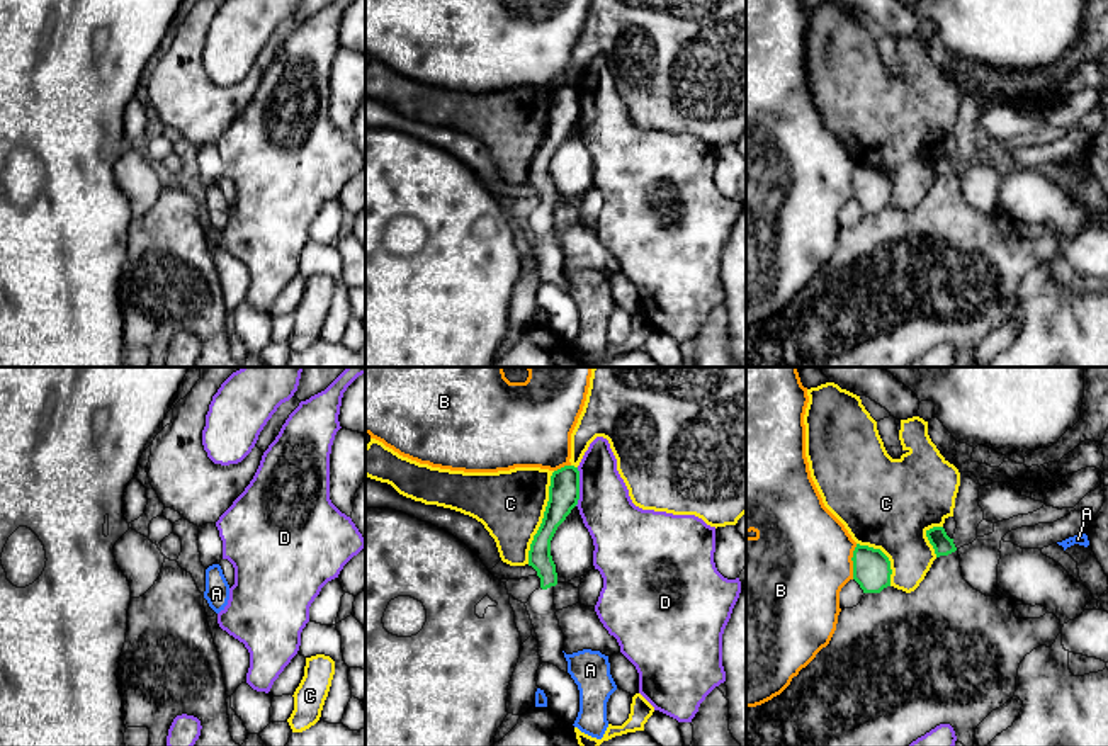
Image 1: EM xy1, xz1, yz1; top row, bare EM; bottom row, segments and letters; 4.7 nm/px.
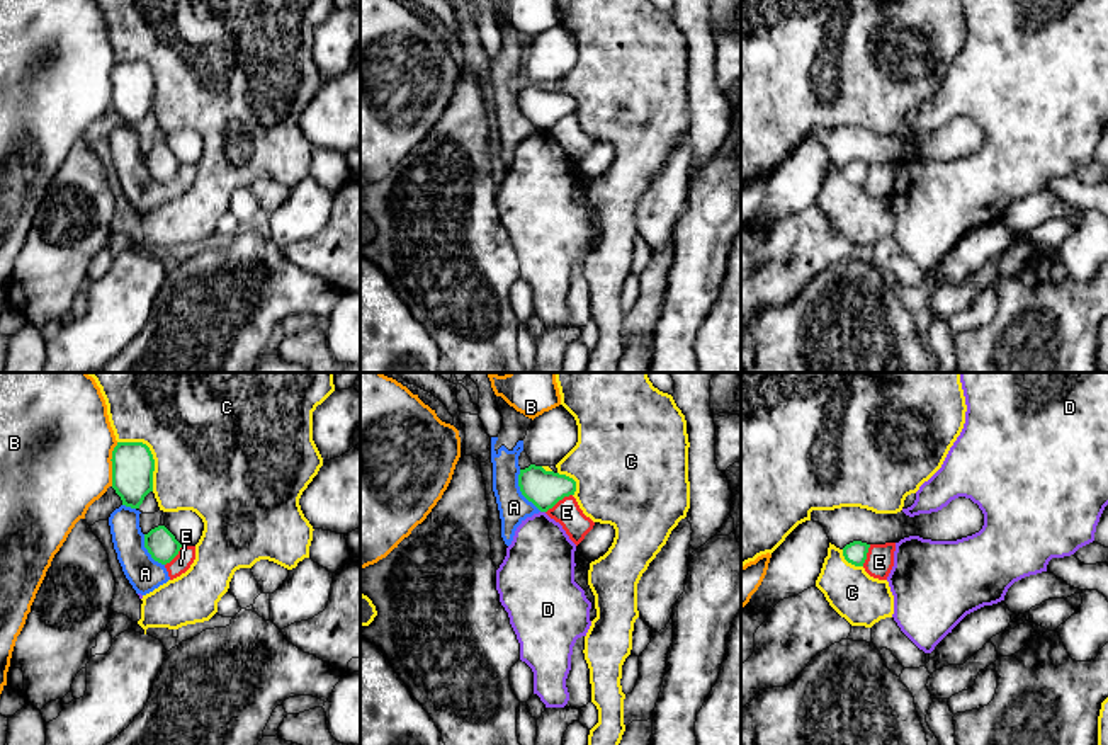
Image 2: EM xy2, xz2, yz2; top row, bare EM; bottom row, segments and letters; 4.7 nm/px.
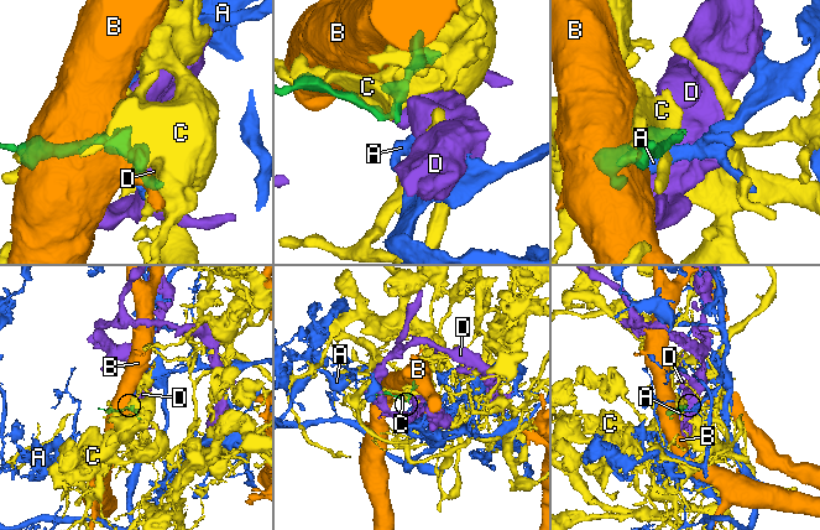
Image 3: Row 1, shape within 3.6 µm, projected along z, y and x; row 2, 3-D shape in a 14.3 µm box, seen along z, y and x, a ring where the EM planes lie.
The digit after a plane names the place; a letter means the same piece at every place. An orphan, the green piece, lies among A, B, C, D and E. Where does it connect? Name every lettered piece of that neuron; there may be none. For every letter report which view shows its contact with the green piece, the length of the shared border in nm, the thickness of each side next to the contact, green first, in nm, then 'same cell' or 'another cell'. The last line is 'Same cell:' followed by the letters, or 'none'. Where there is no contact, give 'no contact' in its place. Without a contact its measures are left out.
A: contact in xz2; length 220 nm; calibres 180 and 150 nm; another cell
B: contact in xy2; length 220 nm; calibres 200 and 480 nm; another cell
C: contact in xz1; length 460 nm; calibres 140 and 320 nm; another cell
D: contact in xz1; length 180 nm; calibres 140 and 260 nm; another cell
E: contact in xz2; length 160 nm; calibres 180 and 120 nm; another cell
Same cell: none

